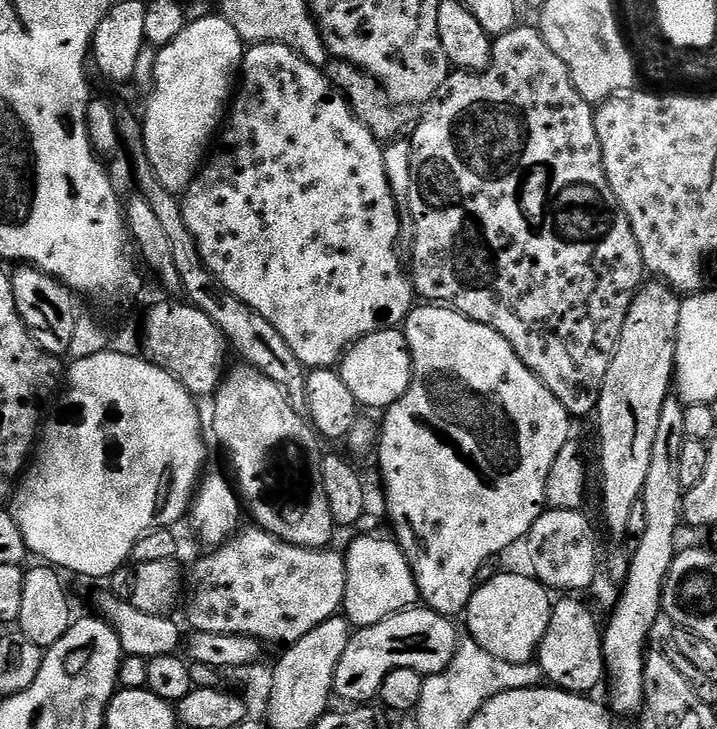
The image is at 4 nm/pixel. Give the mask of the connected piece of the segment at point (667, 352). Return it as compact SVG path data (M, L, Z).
M652 280L641 287L630 314L626 314L626 326L622 326L622 338L610 370L606 370L606 382L594 413L594 421L600 427L600 500L604 503L604 524L616 540L627 537L630 510L640 503L646 473L650 470L650 453L654 451L654 434L658 434L658 418L662 418L662 402L666 402L674 384L680 302L678 293L663 281Z

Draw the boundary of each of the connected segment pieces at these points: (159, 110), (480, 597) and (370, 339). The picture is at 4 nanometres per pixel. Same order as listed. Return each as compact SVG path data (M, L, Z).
M211 14L201 21L188 23L165 48L156 54L156 66L152 75L152 97L148 100L148 109L142 113L145 153L149 156L154 174L166 190L183 194L187 192L196 173L200 171L209 151L208 143L221 131L234 96L234 85L238 80L246 51L245 41L241 40L238 30L226 22L224 16Z
M497 571L473 591L466 609L467 635L502 662L530 664L537 659L542 638L550 626L554 596L535 576Z
M399 327L380 328L377 332L366 334L345 352L338 371L361 409L387 410L412 385L412 355L403 331Z

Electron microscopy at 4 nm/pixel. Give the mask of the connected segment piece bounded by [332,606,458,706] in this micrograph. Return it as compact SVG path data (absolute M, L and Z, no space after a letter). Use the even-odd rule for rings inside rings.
M413 606L394 614L369 628L353 631L348 638L346 654L334 670L332 691L335 699L345 700L348 706L364 706L375 701L390 670L418 670L425 678L446 670L455 656L458 645L456 628L451 619L427 606Z

